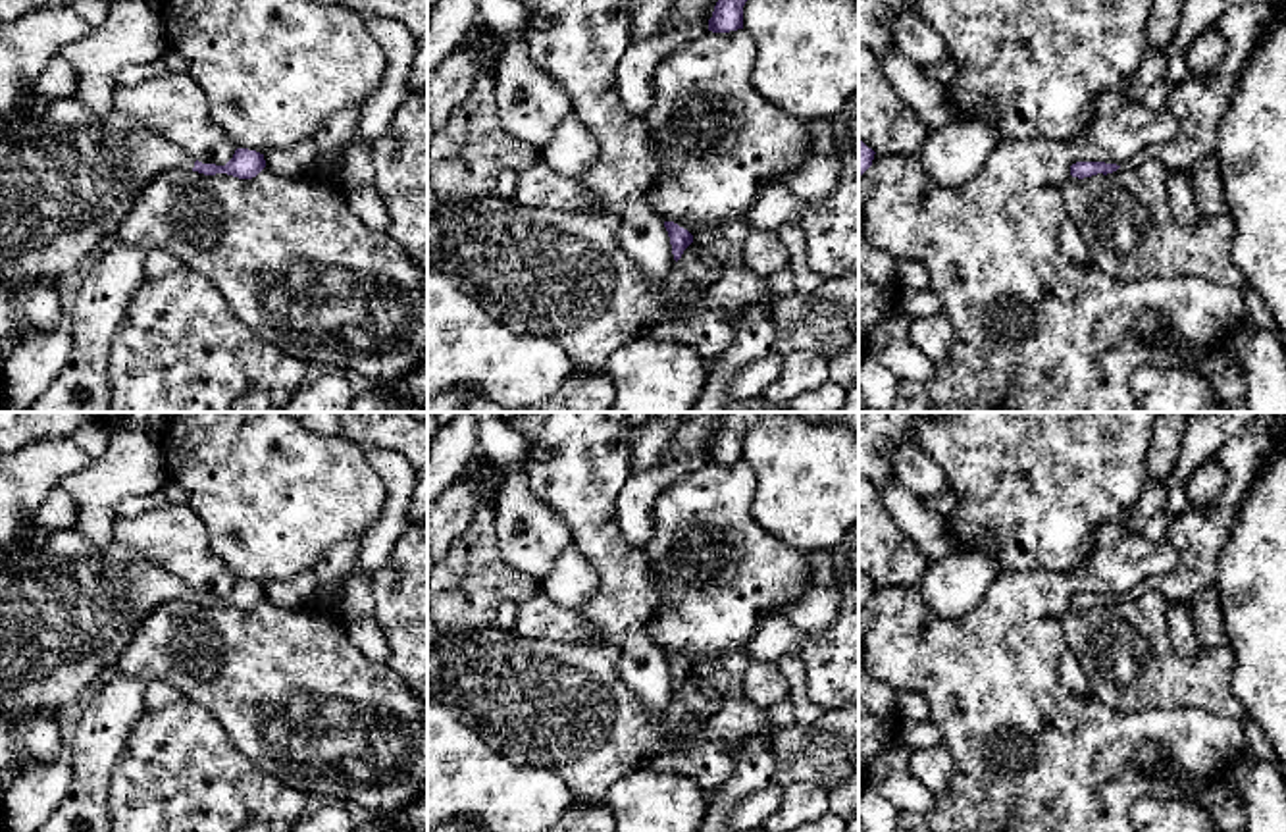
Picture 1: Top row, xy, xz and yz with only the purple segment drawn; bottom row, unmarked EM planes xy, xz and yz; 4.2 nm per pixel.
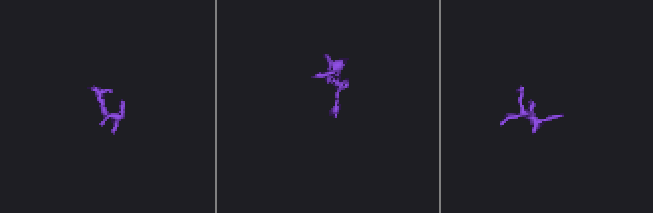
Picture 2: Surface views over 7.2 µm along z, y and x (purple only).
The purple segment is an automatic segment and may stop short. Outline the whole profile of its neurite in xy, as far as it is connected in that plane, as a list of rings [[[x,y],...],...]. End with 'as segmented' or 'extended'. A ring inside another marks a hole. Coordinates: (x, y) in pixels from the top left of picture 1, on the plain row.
[[[75,528],[56,530],[48,533],[44,545],[27,543],[19,557],[0,570],[0,716],[17,722],[35,715],[56,715],[116,666],[141,620],[160,605],[193,601],[204,607],[227,605],[252,611],[264,599],[264,585],[248,580],[237,580],[225,597],[202,595],[177,574],[117,539],[110,545],[96,545]]]; extended

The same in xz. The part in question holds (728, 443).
[[[728,412],[708,451],[708,462],[730,464],[743,460],[743,437],[766,414],[770,412]]]; as segmented

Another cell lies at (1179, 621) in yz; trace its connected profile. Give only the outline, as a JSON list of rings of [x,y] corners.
[[[1170,603],[1167,609],[1167,630],[1174,653],[1184,659],[1194,659],[1199,655],[1199,643],[1192,630],[1190,607]]]

